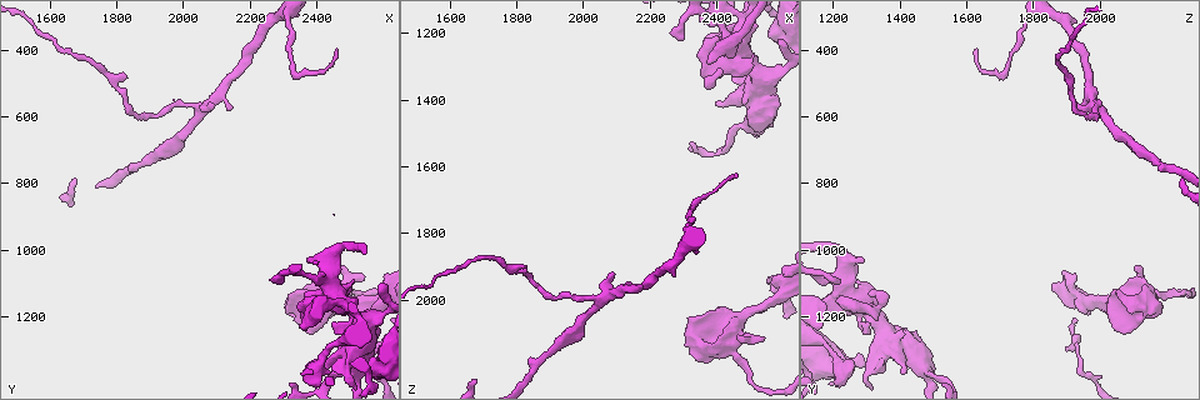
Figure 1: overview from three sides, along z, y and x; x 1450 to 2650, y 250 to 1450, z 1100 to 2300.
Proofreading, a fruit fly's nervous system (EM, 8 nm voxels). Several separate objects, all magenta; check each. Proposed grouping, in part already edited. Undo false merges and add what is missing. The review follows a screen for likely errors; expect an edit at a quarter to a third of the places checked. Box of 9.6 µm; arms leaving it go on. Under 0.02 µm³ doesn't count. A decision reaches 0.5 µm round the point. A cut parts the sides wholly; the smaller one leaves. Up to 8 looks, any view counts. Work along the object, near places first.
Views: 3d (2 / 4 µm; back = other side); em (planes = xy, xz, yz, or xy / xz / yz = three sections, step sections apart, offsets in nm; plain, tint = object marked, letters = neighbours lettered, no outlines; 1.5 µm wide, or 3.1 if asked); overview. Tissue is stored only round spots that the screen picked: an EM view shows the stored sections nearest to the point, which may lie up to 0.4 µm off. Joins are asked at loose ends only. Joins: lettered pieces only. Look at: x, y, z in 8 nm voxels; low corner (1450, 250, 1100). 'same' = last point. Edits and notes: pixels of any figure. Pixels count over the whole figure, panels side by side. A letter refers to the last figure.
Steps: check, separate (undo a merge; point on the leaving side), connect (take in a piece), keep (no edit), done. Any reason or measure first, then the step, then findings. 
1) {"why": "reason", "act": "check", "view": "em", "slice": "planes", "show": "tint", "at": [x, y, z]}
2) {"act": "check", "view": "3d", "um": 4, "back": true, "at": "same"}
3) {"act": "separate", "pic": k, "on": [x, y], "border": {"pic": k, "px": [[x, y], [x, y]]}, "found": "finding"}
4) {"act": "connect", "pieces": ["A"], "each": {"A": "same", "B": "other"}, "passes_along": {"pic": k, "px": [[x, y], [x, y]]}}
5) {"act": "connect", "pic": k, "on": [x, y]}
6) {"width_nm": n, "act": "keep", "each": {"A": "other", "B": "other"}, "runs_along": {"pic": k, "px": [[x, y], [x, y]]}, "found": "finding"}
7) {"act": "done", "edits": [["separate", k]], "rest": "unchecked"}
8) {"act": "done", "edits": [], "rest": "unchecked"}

{"why": "thick turns thin", "act": "check", "view": "3d", "um": 4, "at": [2540, 1240, 1350]}

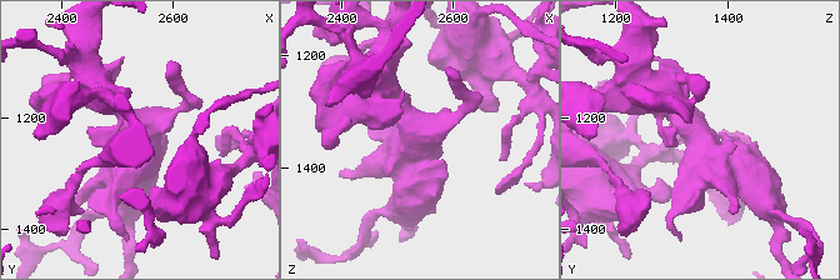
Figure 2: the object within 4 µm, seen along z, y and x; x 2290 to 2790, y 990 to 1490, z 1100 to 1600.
{"act": "check", "view": "em", "slice": "planes", "show": "letters", "at": [2530, 1235, 1350]}

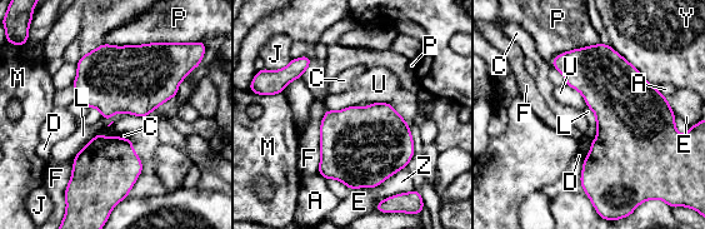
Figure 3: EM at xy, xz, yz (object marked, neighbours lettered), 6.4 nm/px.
{"act": "keep", "each": {"A": "other", "C": "other", "D": "other", "E": "other", "F": "other", "J": "other", "L": "other", "M": "other", "P": "other", "U": "other", "Y": "other", "Z": "other"}, "border": {"pic": 3, "px": [[610, 44], [656, 88]]}, "found": "one neuron here"}

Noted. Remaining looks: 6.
{"why": "thin end", "act": "check", "view": "em", "slice": "xy", "step": 8, "show": "letters", "at": [2300, 1090, 1220]}

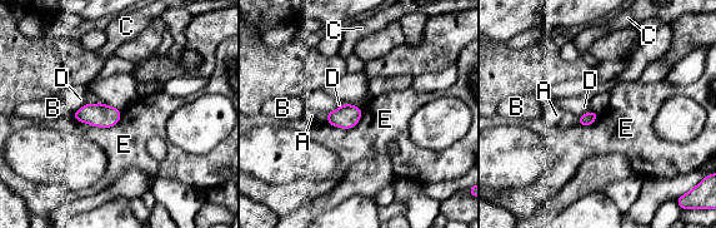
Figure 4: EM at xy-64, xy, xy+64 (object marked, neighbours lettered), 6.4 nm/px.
{"why": "cut it another way", "act": "check", "view": "em", "slice": "planes", "show": "letters", "at": "same"}

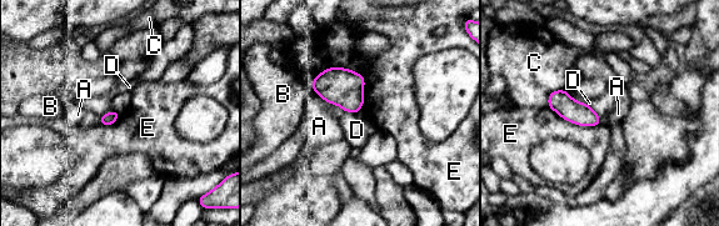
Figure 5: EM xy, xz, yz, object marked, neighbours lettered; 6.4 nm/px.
{"act": "keep", "each": {"A": "other", "B": "other", "C": "other", "D": "other", "E": "other"}, "border": {"pic": 5, "px": [[329, 103], [356, 114]]}, "found": "none of them fits"}

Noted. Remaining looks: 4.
{"why": "branch stops here", "act": "check", "view": "3d", "um": 4, "at": [2540, 1090, 2110]}

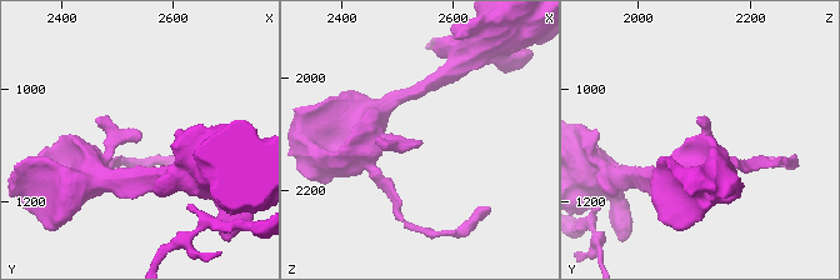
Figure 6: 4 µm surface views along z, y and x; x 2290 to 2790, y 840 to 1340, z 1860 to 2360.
{"act": "check", "view": "em", "slice": "planes", "show": "tint", "at": [2545, 1080, 2115]}

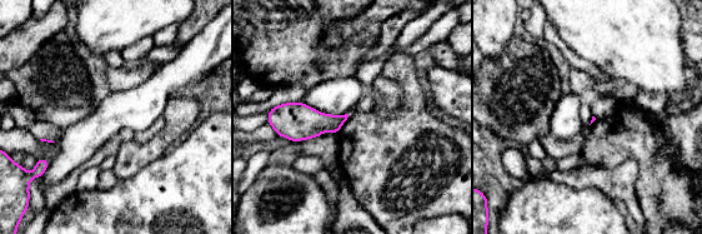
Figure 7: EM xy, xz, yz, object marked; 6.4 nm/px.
{"act": "check", "view": "em", "slice": "planes", "show": "letters", "at": "same"}

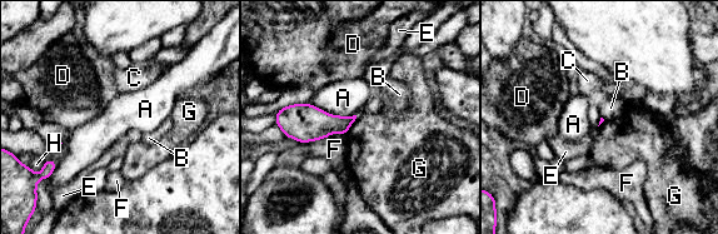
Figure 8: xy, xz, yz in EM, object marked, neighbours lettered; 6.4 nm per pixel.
{"act": "keep", "each": {"A": "other", "B": "other", "C": "other", "D": "other", "E": "other", "F": "other", "G": "other", "H": "other"}, "border": {"pic": 8, "px": [[357, 115], [344, 134]]}, "found": "no lettered piece goes on from it"}

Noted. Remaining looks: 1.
{"act": "done", "edits": [], "rest": "unchecked"}

